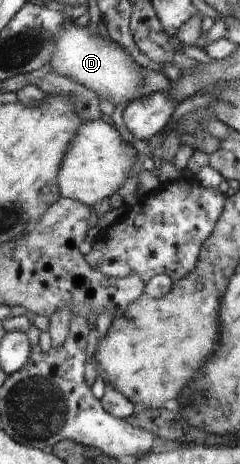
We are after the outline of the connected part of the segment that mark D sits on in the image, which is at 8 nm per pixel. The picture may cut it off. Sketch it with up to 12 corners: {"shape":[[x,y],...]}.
{"shape":[[71,25],[45,68],[113,104],[141,94],[142,67],[113,41]]}

